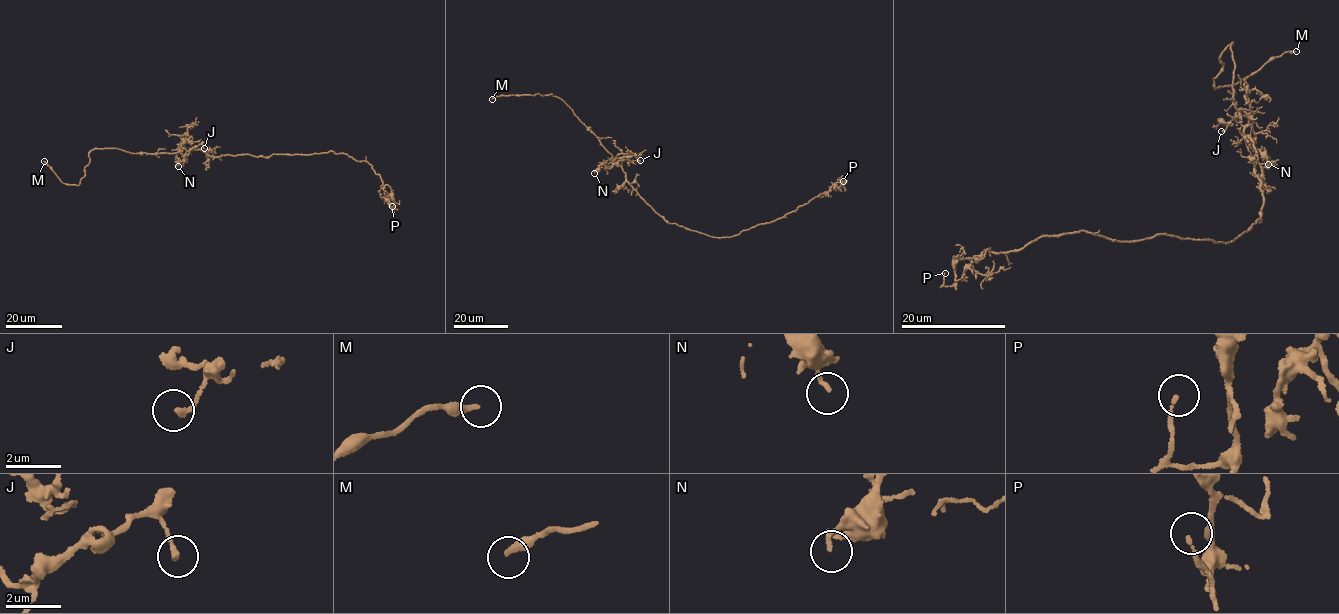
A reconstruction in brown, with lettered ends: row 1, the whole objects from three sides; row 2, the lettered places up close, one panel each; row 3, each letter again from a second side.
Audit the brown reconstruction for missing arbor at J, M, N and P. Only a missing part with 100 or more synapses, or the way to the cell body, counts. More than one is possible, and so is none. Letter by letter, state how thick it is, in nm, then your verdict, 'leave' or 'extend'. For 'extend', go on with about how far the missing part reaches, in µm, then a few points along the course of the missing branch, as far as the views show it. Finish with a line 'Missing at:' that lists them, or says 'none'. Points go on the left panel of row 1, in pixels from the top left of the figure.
J: 180 nm | leave
M: 240 nm | extend | 20 µm
N: 150 nm | leave
P: 130 nm | leave
Missing at: M

